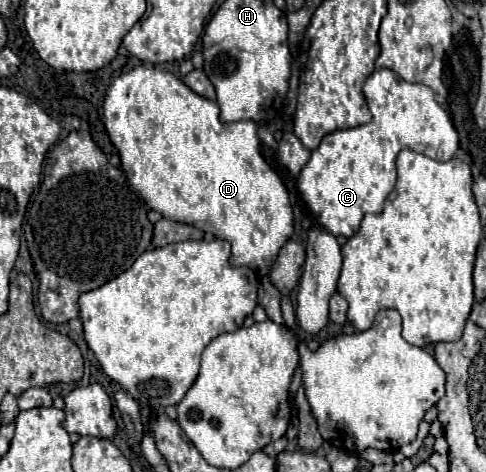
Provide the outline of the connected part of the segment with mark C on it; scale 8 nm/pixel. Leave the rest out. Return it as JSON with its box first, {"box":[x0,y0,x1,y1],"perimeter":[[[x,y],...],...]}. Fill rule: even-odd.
{"box":[297,69,459,239],"perimeter":[[[379,69],[367,77],[363,85],[363,95],[373,115],[371,123],[353,127],[353,129],[333,131],[325,135],[321,145],[311,153],[311,159],[301,169],[299,179],[297,179],[297,189],[301,197],[305,199],[305,203],[309,205],[311,213],[315,215],[317,223],[327,233],[335,237],[347,237],[347,239],[359,231],[359,223],[365,217],[365,213],[379,215],[383,211],[383,201],[395,185],[395,157],[401,149],[407,147],[435,161],[449,161],[459,147],[459,137],[451,123],[449,113],[437,101],[433,101],[435,97],[431,89],[427,89],[425,85],[411,85],[395,77],[391,69]]]}

